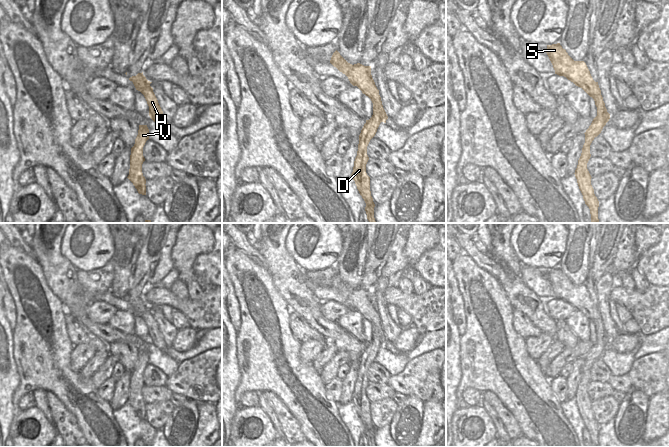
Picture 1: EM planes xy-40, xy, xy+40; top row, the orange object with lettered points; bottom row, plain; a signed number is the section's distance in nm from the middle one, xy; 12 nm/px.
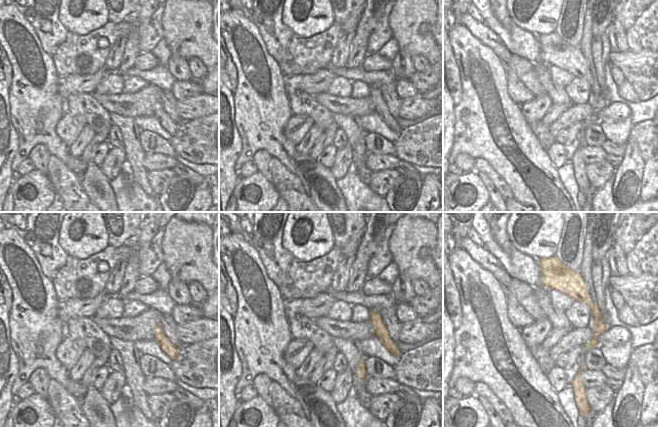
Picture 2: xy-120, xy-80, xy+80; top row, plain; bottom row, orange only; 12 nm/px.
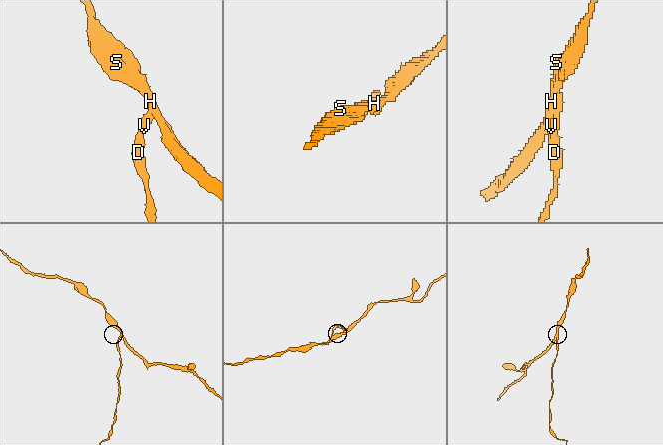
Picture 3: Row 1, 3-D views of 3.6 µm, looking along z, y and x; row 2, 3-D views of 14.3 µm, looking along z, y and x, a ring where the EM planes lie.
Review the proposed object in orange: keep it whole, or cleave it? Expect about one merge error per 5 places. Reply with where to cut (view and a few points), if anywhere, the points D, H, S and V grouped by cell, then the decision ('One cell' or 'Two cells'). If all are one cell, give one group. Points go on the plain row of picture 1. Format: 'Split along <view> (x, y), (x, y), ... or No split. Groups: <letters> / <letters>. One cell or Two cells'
Split along xy+40 (597, 336), (604, 337), (607, 345). Groups: D V / H S. Two cells.

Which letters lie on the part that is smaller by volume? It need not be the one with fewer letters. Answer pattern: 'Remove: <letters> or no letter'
Remove: D, V

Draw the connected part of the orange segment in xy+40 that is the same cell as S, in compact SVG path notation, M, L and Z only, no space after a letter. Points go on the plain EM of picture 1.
M560 267L547 269L546 277L553 289L555 298L566 301L592 321L597 331L597 337L606 338L608 346L610 338L605 331L598 306L593 304L586 287L574 285Z

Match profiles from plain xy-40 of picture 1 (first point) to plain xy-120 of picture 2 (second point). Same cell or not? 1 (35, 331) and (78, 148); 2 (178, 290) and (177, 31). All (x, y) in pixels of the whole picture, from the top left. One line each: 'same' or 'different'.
1: different
2: different

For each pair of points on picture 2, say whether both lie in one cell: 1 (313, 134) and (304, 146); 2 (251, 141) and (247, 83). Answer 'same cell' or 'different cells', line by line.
1: same cell
2: same cell

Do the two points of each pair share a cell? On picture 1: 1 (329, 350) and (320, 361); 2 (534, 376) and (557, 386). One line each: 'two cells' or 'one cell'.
1: one cell
2: two cells

